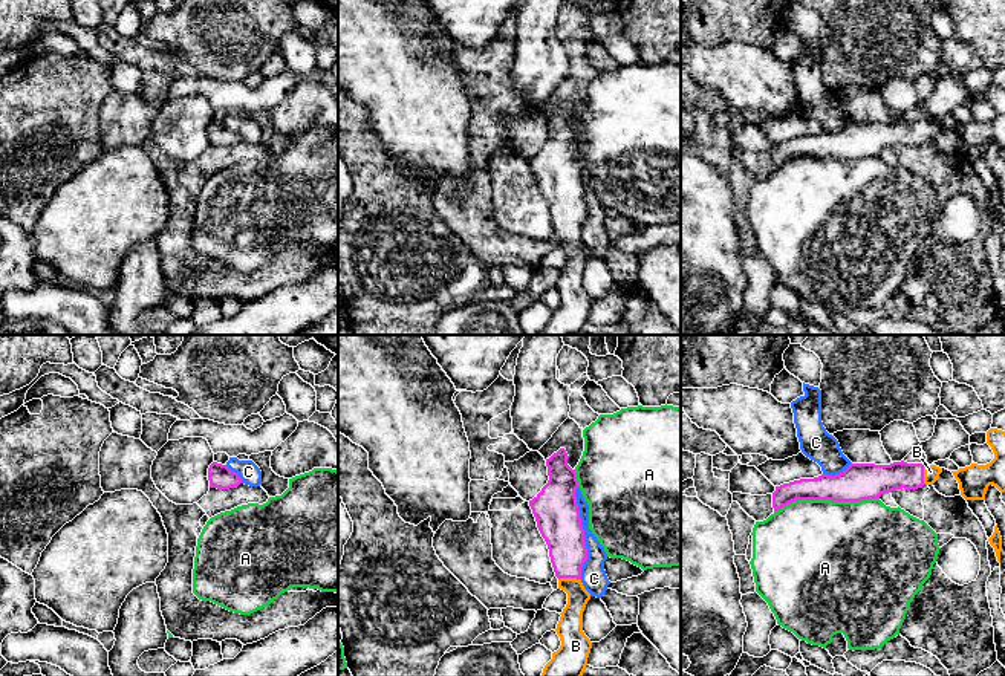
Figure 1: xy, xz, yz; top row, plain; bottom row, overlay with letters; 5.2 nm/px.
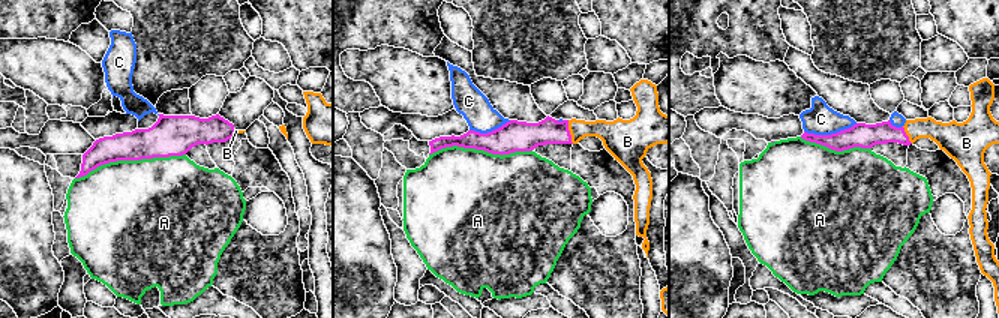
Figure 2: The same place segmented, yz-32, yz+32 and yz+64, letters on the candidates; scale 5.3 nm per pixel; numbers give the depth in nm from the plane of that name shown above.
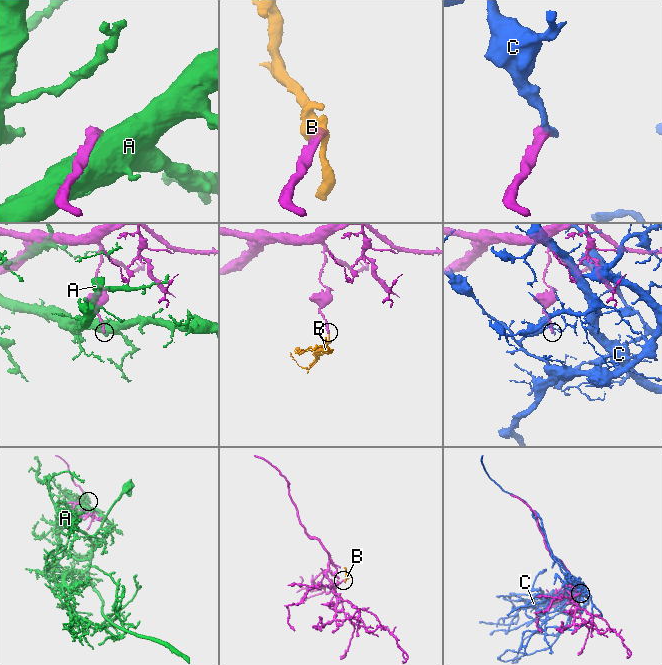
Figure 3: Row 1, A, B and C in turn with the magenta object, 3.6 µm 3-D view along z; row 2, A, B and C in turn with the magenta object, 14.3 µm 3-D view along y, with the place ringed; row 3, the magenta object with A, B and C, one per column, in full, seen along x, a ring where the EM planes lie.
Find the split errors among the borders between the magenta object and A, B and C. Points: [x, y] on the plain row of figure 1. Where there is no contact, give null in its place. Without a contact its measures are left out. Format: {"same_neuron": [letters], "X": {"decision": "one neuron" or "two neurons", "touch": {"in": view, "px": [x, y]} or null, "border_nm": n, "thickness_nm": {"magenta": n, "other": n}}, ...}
{"same_neuron": ["B"], "A": {"decision": "two neurons", "touch": {"in": "yz", "px": [826, 156]}, "border_nm": 550, "thickness_nm": {"magenta": 190, "other": 500}}, "B": {"decision": "one neuron", "touch": {"in": "xz", "px": [569, 234]}, "border_nm": 120, "thickness_nm": {"magenta": 200, "other": 130}}, "C": {"decision": "two neurons", "touch": {"in": "xz", "px": [583, 190]}, "border_nm": 480, "thickness_nm": {"magenta": 240, "other": 140}}}

